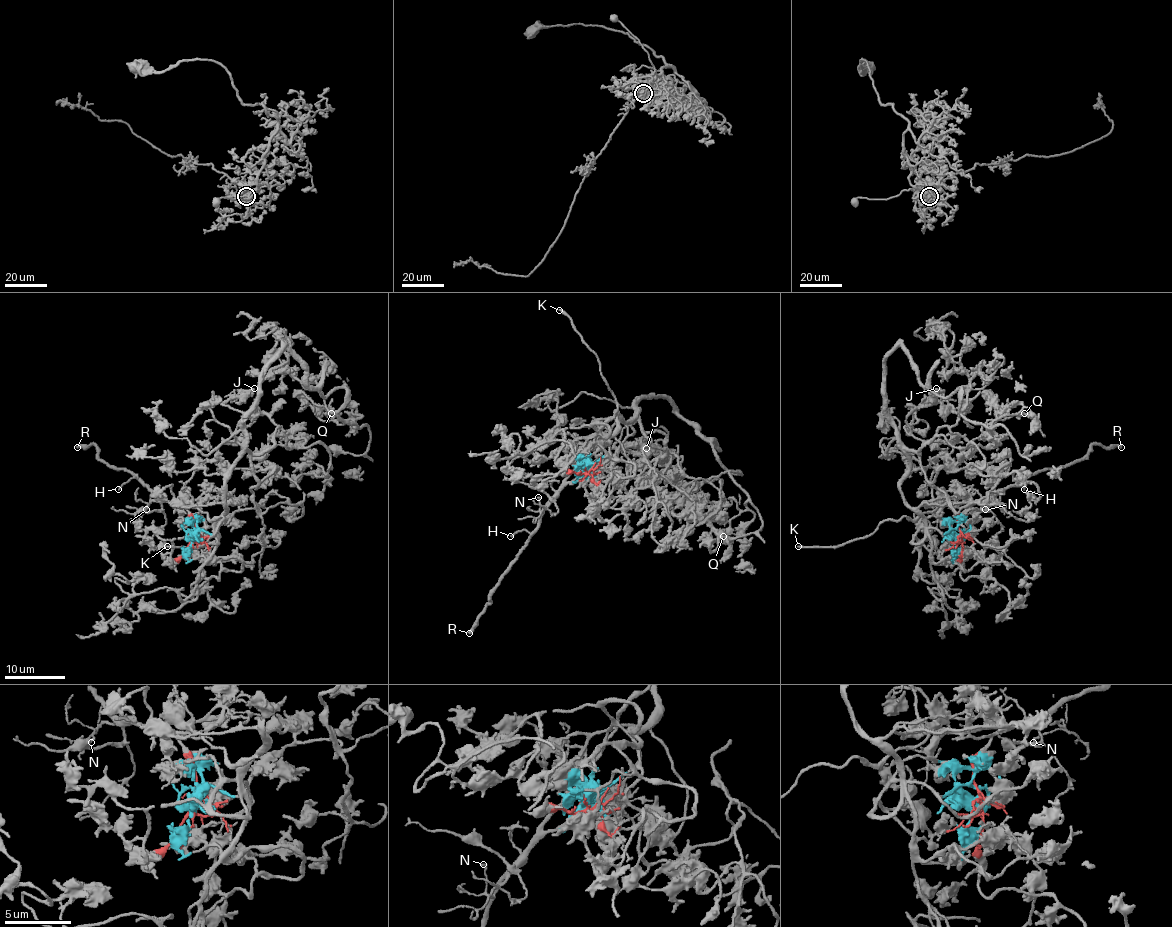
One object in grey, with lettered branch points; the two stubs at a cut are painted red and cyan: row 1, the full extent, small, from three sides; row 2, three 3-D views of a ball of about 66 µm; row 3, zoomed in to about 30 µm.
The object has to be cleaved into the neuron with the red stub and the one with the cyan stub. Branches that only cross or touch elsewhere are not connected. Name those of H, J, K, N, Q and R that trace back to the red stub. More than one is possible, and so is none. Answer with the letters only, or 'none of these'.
H, K, N, R

